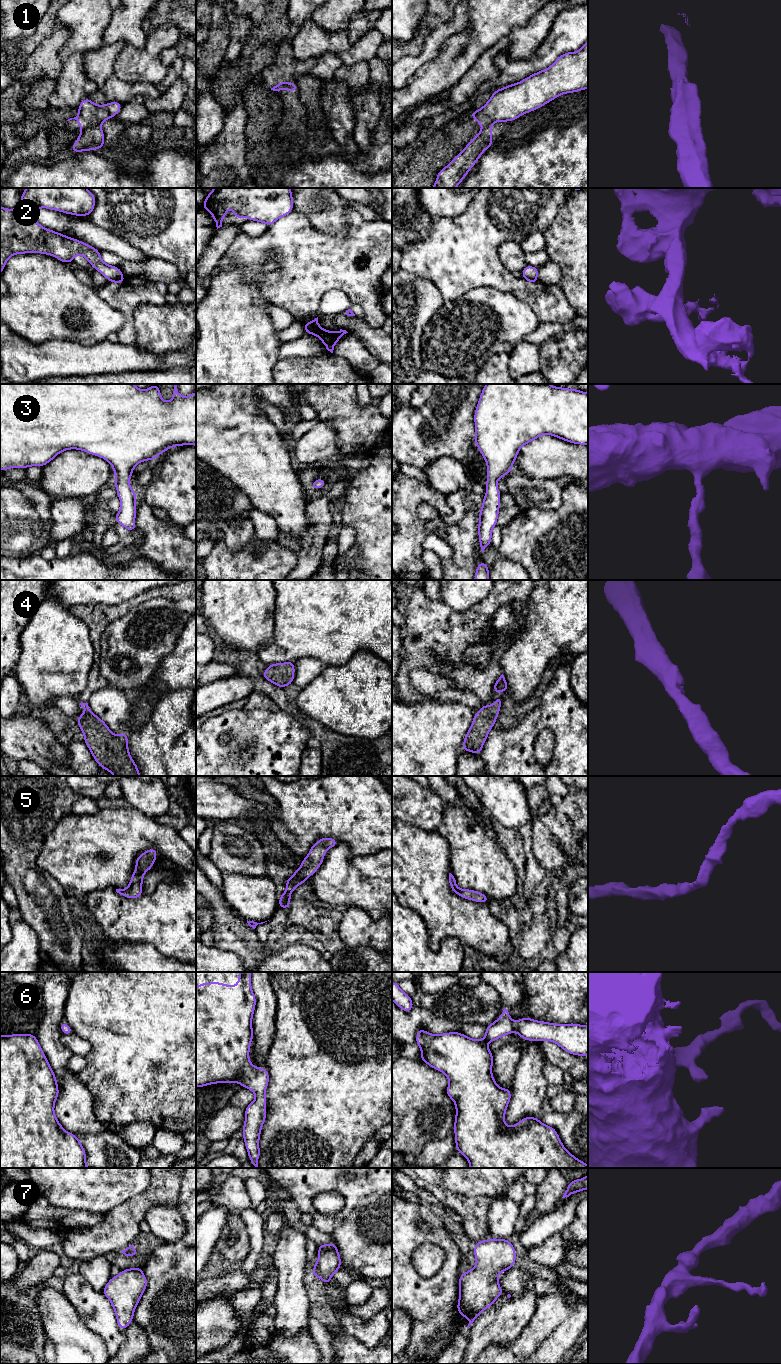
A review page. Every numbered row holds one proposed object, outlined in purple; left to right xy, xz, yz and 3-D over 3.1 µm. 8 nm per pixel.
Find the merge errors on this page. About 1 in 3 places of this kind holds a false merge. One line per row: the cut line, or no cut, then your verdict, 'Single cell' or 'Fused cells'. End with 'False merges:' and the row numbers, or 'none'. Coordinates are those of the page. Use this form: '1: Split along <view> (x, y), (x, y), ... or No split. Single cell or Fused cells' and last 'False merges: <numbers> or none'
1: Split along xy (100, 124), (82, 130). Fused cells
2: Split along xy (122, 275), (109, 280). Fused cells
3: No split. Single cell
4: No split. Single cell
5: No split. Single cell
6: No split. Single cell
7: No split. Single cell
False merges: 1, 2

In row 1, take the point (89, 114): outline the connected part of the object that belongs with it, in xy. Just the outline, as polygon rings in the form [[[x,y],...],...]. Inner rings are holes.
[[[90,98],[81,101],[78,107],[78,116],[70,118],[67,121],[75,119],[80,125],[81,130],[101,125],[107,119],[116,116],[122,109],[122,104],[113,101],[105,105],[96,105]]]

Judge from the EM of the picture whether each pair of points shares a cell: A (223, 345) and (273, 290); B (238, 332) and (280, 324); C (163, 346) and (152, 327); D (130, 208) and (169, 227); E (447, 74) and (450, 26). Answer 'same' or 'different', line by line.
A: different
B: different
C: same
D: same
E: different

